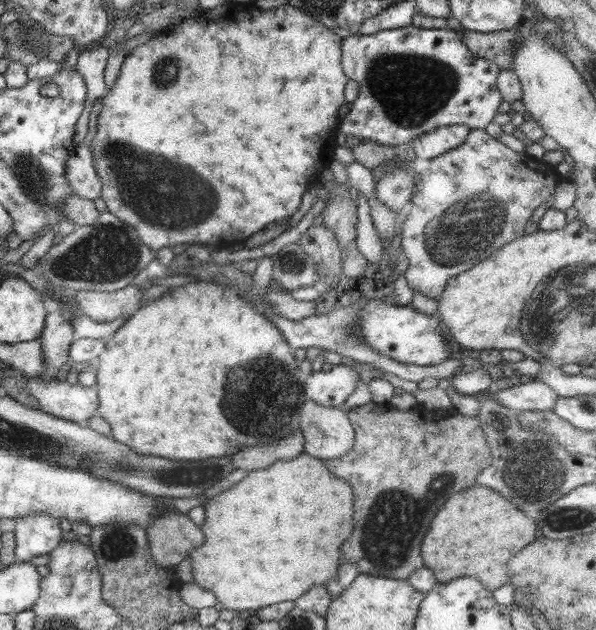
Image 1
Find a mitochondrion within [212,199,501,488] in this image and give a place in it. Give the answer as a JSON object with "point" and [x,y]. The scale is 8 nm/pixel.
{"point":[262,406]}

